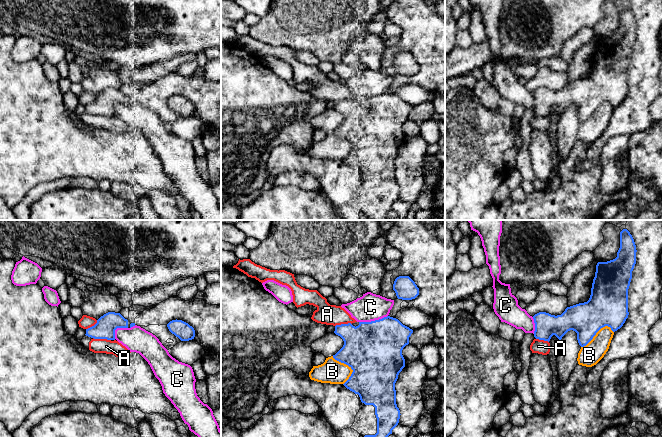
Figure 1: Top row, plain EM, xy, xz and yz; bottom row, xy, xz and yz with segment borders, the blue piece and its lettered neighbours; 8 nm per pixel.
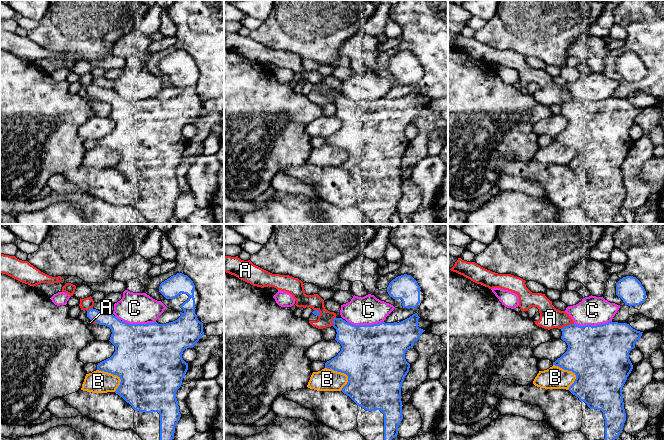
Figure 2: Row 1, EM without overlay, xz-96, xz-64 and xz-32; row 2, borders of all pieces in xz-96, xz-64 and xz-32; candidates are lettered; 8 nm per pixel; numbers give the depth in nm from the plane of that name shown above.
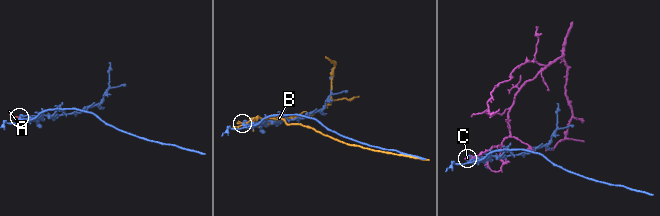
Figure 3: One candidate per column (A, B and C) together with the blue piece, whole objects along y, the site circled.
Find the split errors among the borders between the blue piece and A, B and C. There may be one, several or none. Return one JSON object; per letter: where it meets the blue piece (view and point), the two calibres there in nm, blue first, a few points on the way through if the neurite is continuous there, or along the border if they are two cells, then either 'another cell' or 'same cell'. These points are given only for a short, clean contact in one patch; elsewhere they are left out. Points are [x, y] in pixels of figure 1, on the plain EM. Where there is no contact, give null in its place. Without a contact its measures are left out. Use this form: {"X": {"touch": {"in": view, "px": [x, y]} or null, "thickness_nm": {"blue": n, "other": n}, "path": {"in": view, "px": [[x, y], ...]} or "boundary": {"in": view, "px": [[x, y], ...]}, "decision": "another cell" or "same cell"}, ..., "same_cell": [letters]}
{"A": {"touch": {"in": "xy", "px": [102, 114]}, "thickness_nm": {"blue": 160, "other": 110}, "boundary": {"in": "xy", "px": [[93, 113], [110, 116]]}, "decision": "another cell"}, "B": {"touch": {"in": "xz", "px": [349, 142]}, "thickness_nm": {"blue": 460, "other": 190}, "decision": "another cell"}, "C": {"touch": {"in": "xz", "px": [373, 97]}, "thickness_nm": {"blue": 460, "other": 220}, "decision": "another cell"}, "same_cell": []}

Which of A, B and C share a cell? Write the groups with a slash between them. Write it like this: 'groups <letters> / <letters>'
groups A / B / C

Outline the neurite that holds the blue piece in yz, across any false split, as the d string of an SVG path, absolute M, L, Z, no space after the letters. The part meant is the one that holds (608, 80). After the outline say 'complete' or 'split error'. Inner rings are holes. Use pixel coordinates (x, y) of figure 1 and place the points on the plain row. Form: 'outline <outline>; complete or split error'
outline M627 5L620 8L620 24L617 33L607 38L598 38L593 55L591 71L587 78L567 83L561 91L539 88L533 92L535 99L534 113L550 117L555 111L559 116L570 106L577 109L581 123L586 122L603 103L608 102L613 108L620 105L628 94L628 65L632 55L632 47L636 40L636 21Z; complete

